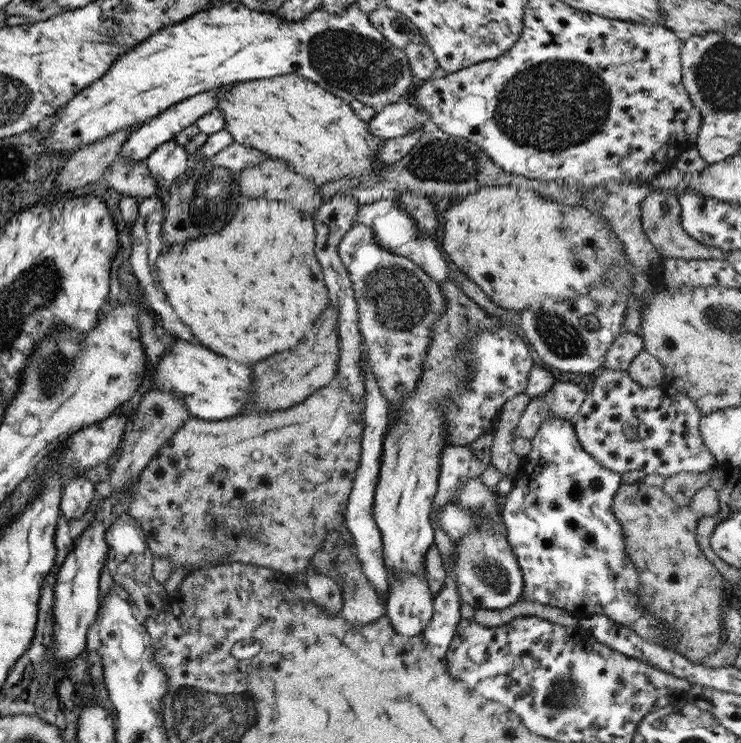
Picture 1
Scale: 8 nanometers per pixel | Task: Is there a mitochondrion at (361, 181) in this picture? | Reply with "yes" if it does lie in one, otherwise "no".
no

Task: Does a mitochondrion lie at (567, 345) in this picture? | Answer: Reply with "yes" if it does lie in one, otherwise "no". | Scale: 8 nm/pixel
yes

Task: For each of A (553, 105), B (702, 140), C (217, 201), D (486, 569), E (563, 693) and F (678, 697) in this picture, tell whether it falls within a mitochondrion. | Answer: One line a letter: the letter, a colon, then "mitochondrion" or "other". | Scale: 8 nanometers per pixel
A: mitochondrion
B: other
C: mitochondrion
D: mitochondrion
E: mitochondrion
F: other

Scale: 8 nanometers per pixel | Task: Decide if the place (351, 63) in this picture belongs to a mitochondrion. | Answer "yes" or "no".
yes

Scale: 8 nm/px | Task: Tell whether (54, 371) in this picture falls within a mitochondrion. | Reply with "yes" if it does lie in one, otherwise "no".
yes

